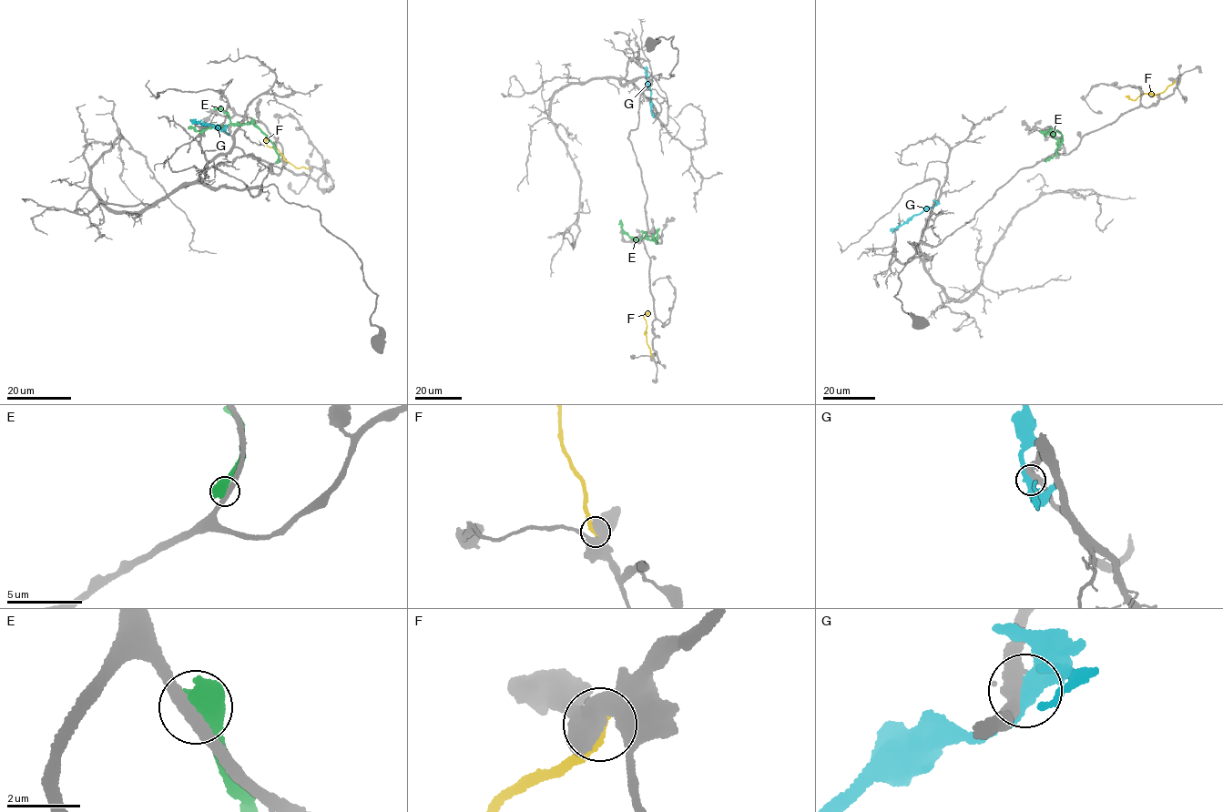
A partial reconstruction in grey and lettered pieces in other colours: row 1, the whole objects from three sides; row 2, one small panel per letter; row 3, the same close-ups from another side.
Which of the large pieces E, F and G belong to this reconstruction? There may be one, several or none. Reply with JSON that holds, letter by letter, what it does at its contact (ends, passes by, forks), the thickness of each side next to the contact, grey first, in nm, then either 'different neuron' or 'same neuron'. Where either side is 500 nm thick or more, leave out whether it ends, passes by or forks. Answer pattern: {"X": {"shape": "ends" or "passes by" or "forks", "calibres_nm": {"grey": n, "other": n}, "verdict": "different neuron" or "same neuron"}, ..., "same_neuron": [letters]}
{"E": {"calibres_nm": {"grey": 340, "other": 750}, "verdict": "different neuron"}, "F": {"calibres_nm": {"grey": 600, "other": 320}, "verdict": "same neuron"}, "G": {"shape": "passes by", "calibres_nm": {"grey": 360, "other": 400}, "verdict": "different neuron"}, "same_neuron": ["F"]}

